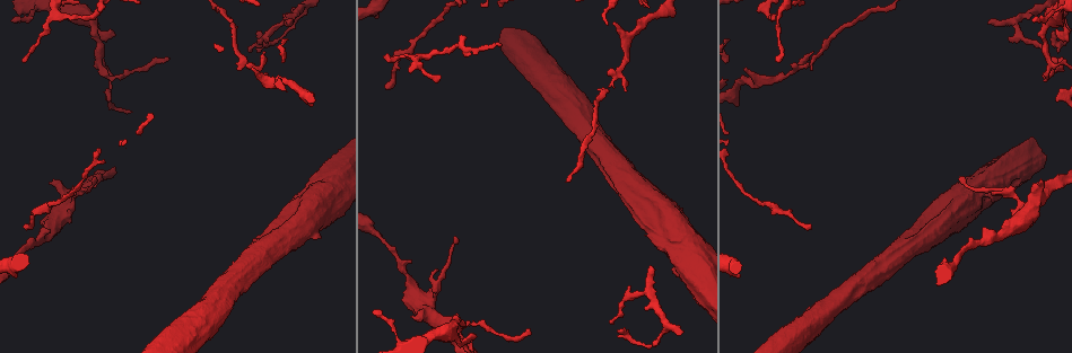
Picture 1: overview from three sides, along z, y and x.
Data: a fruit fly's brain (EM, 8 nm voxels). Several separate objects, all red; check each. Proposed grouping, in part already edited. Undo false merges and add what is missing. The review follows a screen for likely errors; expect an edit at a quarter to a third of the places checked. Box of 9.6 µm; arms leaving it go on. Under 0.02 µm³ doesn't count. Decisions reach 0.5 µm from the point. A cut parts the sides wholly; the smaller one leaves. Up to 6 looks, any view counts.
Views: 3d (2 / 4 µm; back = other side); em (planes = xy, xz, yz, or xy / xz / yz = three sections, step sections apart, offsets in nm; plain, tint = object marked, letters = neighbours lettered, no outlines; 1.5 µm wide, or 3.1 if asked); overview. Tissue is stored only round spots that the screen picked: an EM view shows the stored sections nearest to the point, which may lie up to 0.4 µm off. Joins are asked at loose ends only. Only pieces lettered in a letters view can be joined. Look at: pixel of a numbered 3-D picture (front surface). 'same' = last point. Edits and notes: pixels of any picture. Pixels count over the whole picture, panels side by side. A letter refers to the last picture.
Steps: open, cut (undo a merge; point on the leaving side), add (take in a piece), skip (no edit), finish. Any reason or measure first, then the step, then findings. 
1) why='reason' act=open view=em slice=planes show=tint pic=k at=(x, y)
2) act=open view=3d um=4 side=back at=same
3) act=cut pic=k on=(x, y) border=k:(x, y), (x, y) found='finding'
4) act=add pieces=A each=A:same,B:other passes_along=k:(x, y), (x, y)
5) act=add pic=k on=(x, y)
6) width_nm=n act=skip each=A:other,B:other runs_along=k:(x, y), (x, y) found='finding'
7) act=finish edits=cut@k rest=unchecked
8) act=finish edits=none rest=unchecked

why='tapers out' act=open view=3d um=2 pic=1 at=(251, 49)

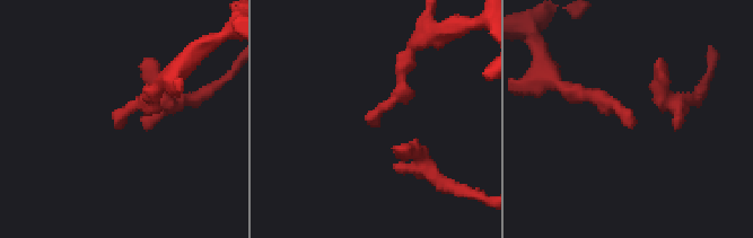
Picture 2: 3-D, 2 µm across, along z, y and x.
act=open view=em slice=yz step=8 show=tint pic=2 at=(118, 123)

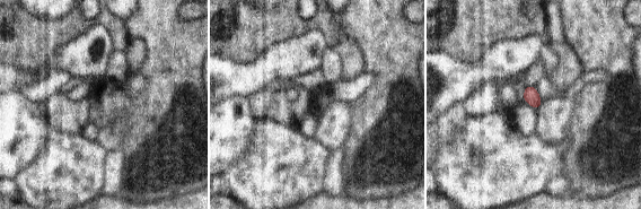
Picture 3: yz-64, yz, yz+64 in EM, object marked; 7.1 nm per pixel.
act=open view=em slice=planes show=letters at=same

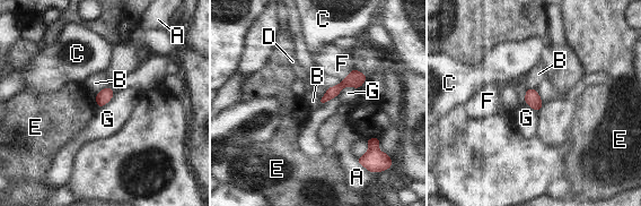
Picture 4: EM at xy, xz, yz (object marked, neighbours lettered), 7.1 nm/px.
act=skip each=A:other,B:other,C:other,D:other,E:other,F:other,G:other runs_along=4:(362, 77), (343, 83), (322, 101) found='no lettered piece goes on from it'

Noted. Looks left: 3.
why='an open end' act=open view=3d um=2 pic=1 at=(651, 268)

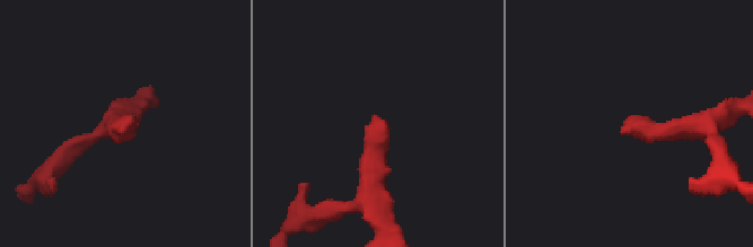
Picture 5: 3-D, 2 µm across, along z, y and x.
why='need the tissue' act=open view=em slice=yz step=4 show=tint pic=5 at=(123, 122)

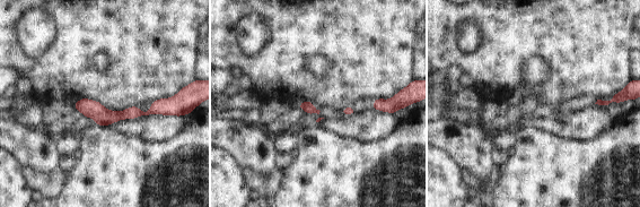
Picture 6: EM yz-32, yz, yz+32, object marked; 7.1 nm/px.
act=open view=em slice=yz step=4 show=letters at=same

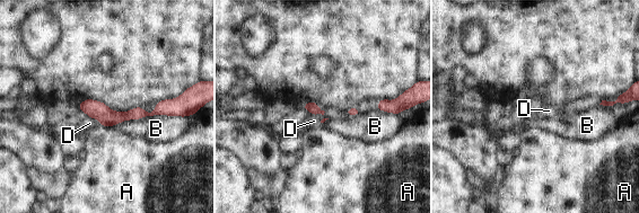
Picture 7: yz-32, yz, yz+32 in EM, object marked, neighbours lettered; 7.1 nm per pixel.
act=skip each=A:other,B:other,D:other border=7:(88, 116), (95, 117), (101, 125) found='none of them fits'

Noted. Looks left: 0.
act=finish edits=none rest=unchecked

